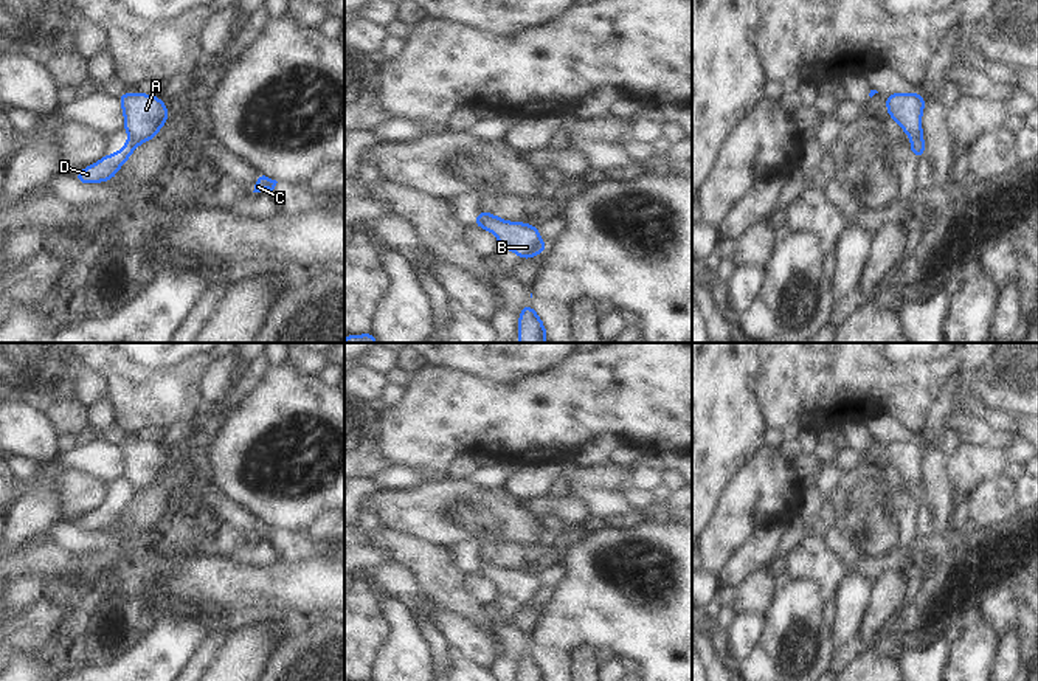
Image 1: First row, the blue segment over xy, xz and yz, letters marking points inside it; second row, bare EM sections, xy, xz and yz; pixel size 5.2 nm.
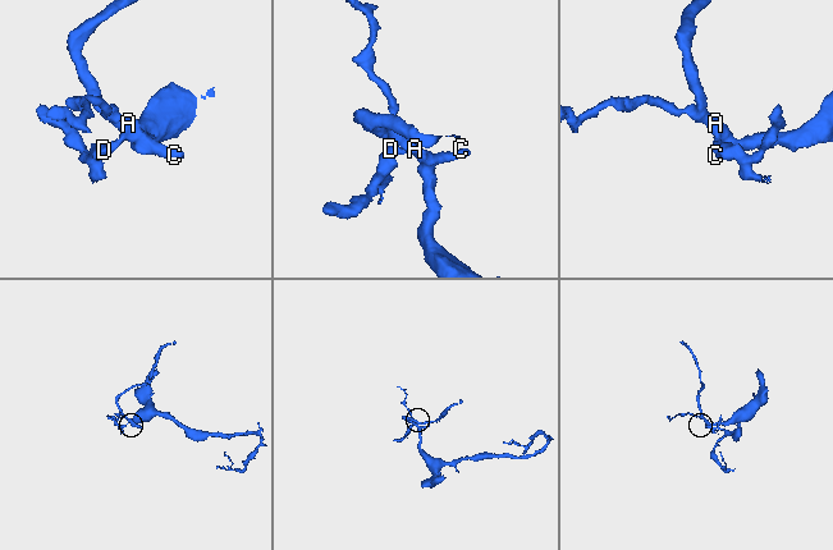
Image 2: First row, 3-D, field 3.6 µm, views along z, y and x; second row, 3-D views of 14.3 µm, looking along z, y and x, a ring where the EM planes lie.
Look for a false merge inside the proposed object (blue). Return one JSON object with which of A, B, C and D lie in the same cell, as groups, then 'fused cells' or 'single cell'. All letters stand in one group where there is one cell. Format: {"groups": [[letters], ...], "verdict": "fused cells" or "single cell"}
{"groups": [["A", "B", "C"], ["D"]], "verdict": "fused cells"}

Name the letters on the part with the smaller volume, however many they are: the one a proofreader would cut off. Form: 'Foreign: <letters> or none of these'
Foreign: D

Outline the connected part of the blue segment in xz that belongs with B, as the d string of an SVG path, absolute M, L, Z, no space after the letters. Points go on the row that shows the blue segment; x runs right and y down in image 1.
M483 209L479 217L481 228L492 231L501 248L514 251L521 259L531 259L537 254L541 254L548 248L548 244L541 240L535 225L507 222Z

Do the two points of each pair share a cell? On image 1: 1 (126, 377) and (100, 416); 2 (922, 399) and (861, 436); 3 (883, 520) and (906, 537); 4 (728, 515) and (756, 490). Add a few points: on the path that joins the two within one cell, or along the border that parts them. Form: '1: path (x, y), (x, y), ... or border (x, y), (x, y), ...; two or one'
1: border (107, 397), (114, 407), (115, 424); two
2: border (863, 421), (847, 421), (841, 427); two
3: border (892, 494), (897, 545); two
4: path (734, 512), (750, 497); one

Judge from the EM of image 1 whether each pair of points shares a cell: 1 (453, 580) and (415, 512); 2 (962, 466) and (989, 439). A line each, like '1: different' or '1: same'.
1: different
2: different

